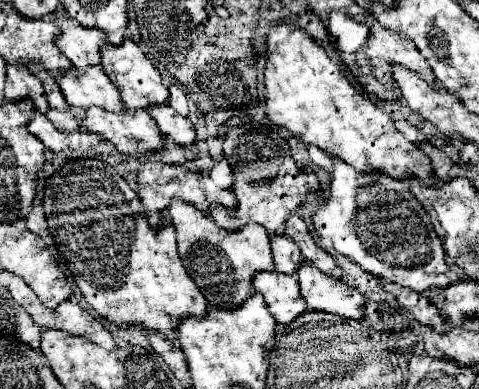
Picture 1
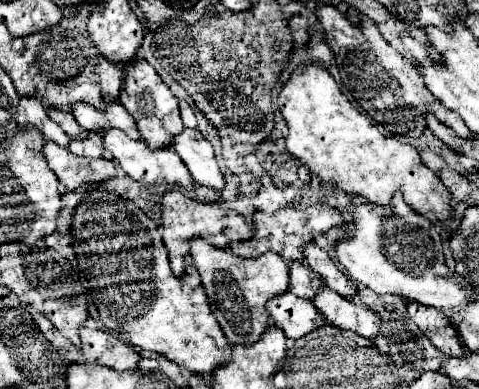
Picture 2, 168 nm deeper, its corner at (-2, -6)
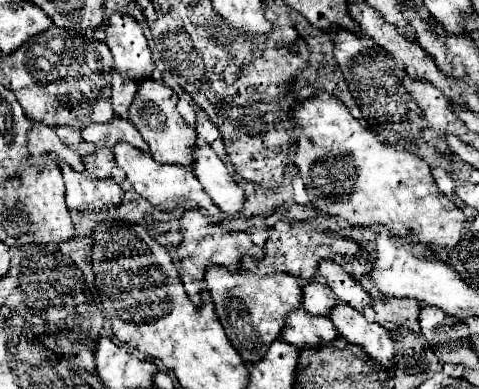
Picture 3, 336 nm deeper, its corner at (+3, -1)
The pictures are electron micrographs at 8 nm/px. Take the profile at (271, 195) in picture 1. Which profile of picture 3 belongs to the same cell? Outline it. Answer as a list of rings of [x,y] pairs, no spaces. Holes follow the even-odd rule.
[[[295,223],[291,227],[279,229],[273,227],[269,229],[271,239],[265,243],[265,257],[263,261],[253,261],[249,257],[245,257],[245,261],[241,263],[245,271],[249,273],[257,273],[257,275],[267,275],[267,273],[287,273],[293,277],[299,277],[303,281],[313,281],[319,275],[319,265],[321,261],[333,261],[337,255],[341,257],[359,257],[361,249],[355,241],[351,239],[343,239],[335,233],[309,233],[301,229],[301,223]]]

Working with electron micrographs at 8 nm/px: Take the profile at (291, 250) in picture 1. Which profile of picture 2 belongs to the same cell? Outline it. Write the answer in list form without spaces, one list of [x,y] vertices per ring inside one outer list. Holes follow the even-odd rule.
[[[290,262],[290,292],[294,292],[300,298],[312,300],[320,286],[322,280],[306,262]]]

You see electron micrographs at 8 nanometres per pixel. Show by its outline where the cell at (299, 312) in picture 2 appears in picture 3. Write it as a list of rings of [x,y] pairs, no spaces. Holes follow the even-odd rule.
[[[303,309],[289,313],[289,323],[283,329],[283,341],[297,349],[309,349],[321,343],[331,343],[339,337],[335,325],[327,317],[313,317]]]

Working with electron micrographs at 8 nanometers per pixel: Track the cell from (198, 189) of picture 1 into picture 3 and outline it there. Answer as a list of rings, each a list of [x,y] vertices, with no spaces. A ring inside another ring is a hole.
[[[187,211],[181,219],[181,235],[183,235],[183,243],[175,249],[175,253],[179,255],[179,273],[187,275],[189,281],[201,281],[205,277],[205,271],[211,265],[221,265],[233,273],[241,271],[241,259],[253,257],[253,259],[263,259],[263,249],[253,245],[251,237],[247,233],[227,233],[221,223],[209,223],[209,219],[201,213],[201,211]]]

